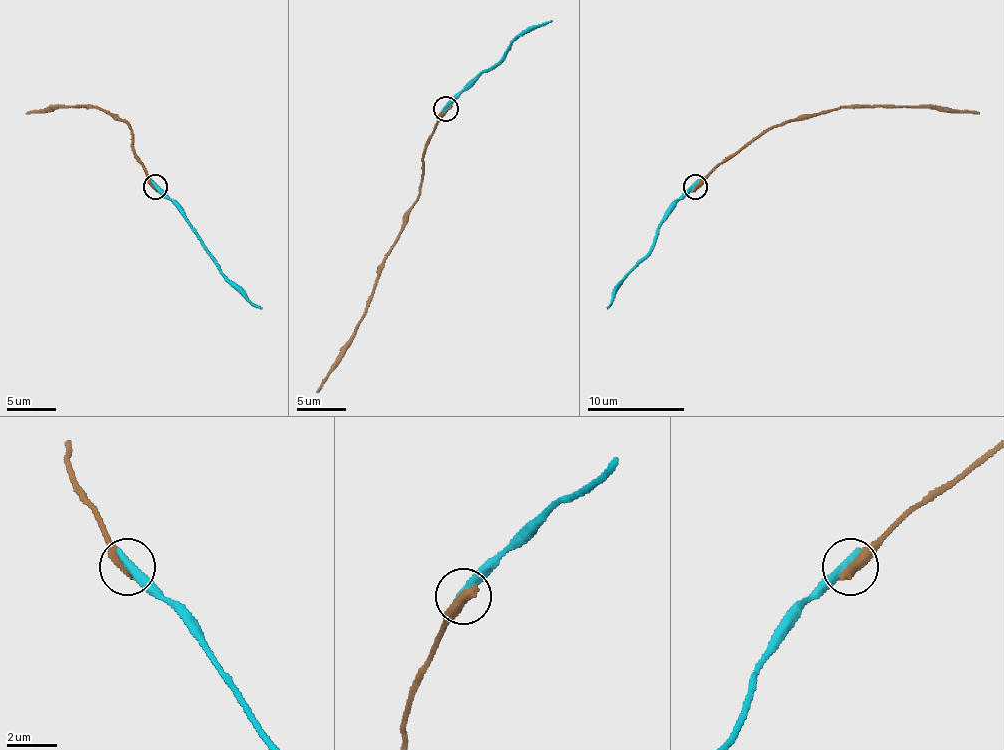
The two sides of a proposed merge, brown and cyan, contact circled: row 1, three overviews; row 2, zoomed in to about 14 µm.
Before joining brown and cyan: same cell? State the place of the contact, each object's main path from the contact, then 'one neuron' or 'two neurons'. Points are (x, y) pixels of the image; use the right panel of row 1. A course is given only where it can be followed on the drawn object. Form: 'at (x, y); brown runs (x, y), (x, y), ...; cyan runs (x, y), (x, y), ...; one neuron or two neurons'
at (695, 186); brown runs (694, 187), (770, 128), (845, 106), (931, 106), (980, 114); cyan runs (694, 187), (667, 211), (658, 226), (655, 243), (626, 275), (606, 309); two neurons

